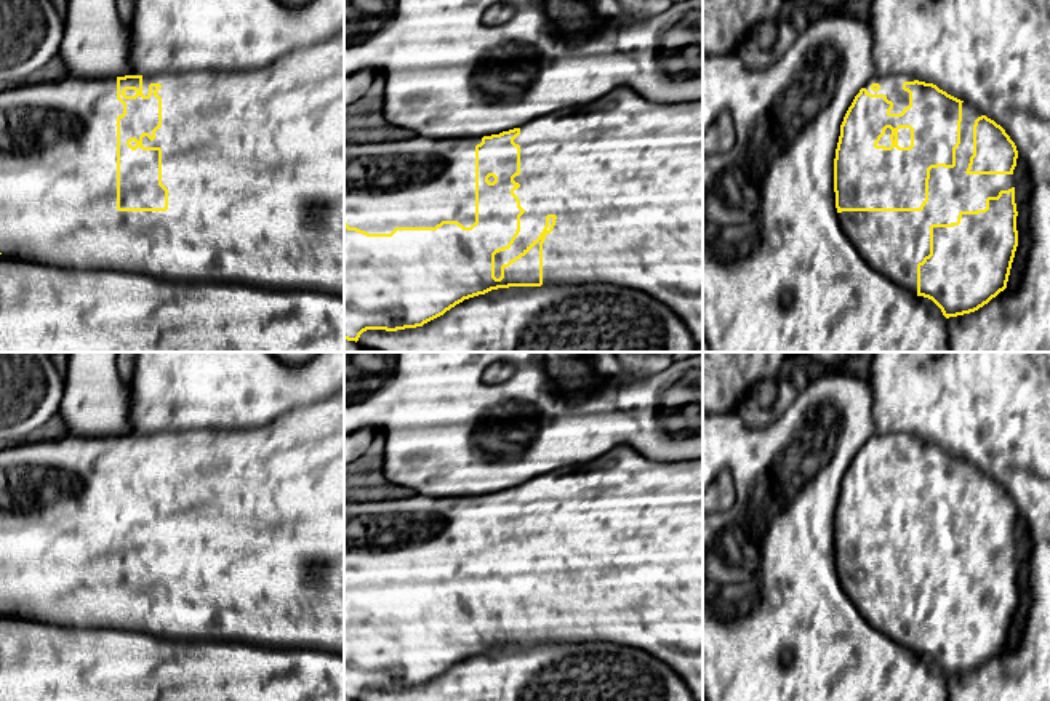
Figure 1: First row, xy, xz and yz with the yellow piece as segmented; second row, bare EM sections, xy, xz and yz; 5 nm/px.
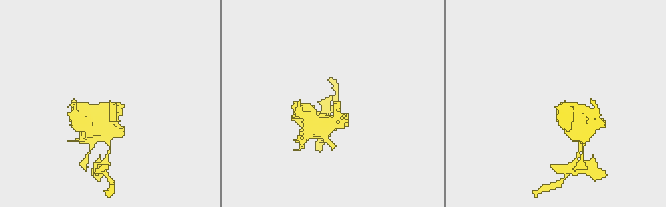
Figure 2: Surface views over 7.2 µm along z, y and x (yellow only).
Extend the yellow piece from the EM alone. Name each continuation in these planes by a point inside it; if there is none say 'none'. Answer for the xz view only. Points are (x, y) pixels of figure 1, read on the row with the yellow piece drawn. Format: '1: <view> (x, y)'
1: xz (623, 175)

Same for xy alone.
1: xy (253, 160)

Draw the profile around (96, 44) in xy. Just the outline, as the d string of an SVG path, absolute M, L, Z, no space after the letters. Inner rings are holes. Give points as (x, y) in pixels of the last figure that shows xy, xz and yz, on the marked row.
M69 0L59 58L78 78L134 75L131 30L118 18L117 0Z

